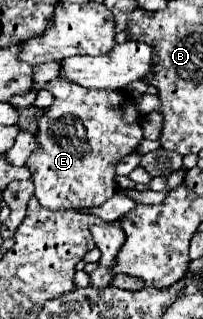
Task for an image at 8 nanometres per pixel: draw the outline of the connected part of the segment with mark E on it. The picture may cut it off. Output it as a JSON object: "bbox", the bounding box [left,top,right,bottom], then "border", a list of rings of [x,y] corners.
{"bbox":[27,79,141,209],"border":[[[65,79],[47,83],[55,101],[39,117],[37,149],[27,159],[33,175],[35,197],[45,209],[85,209],[97,207],[115,193],[115,167],[141,141],[141,115],[123,91],[85,89]]]}

